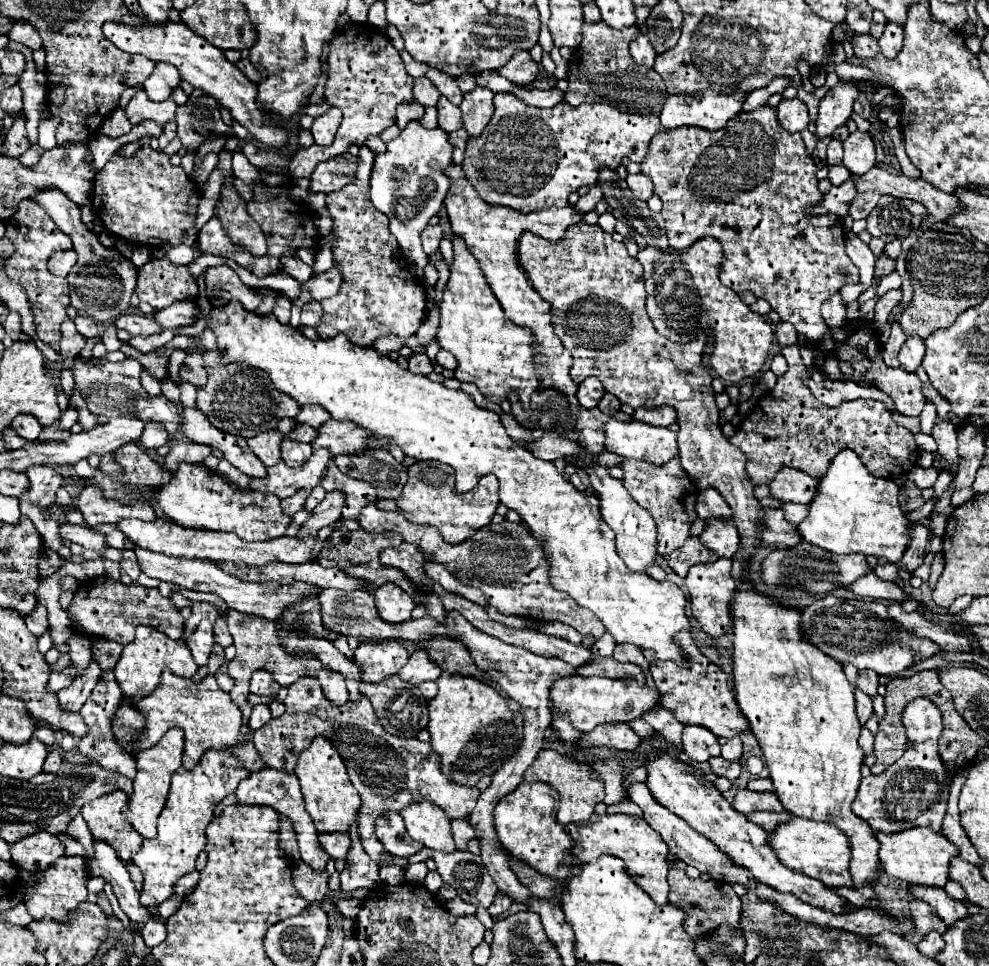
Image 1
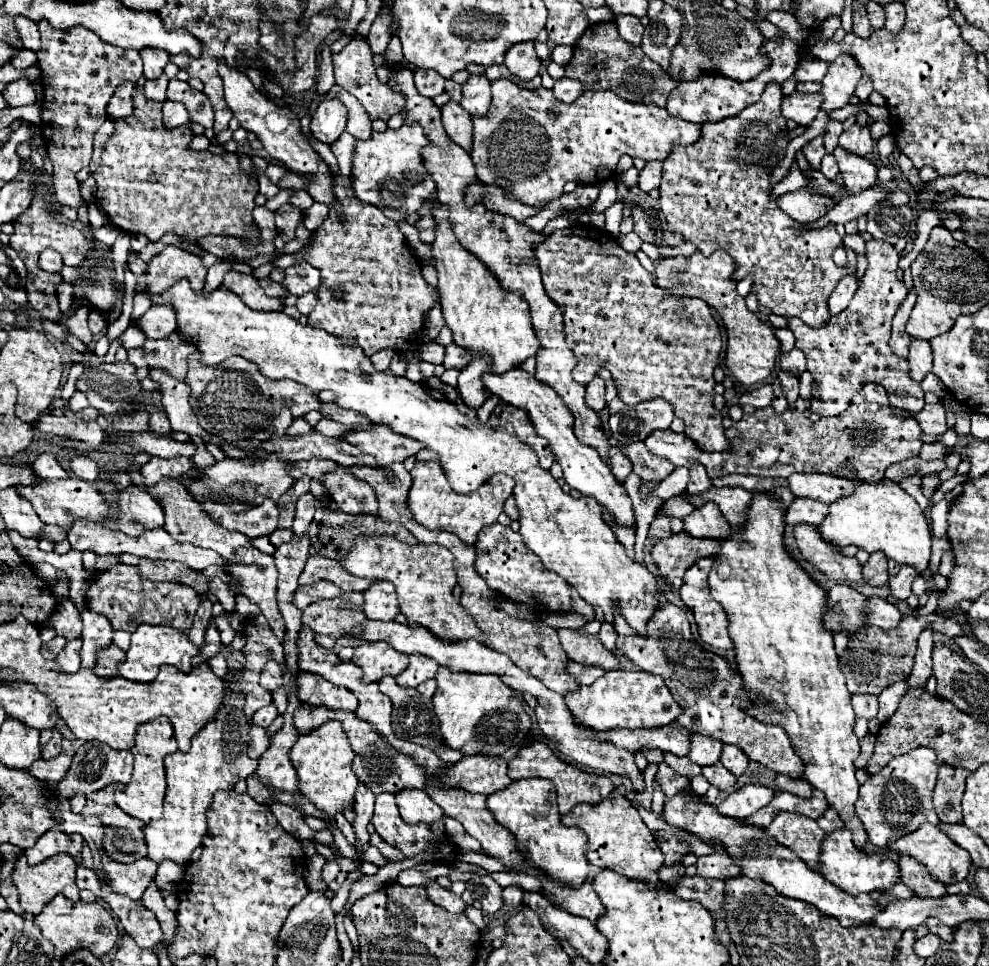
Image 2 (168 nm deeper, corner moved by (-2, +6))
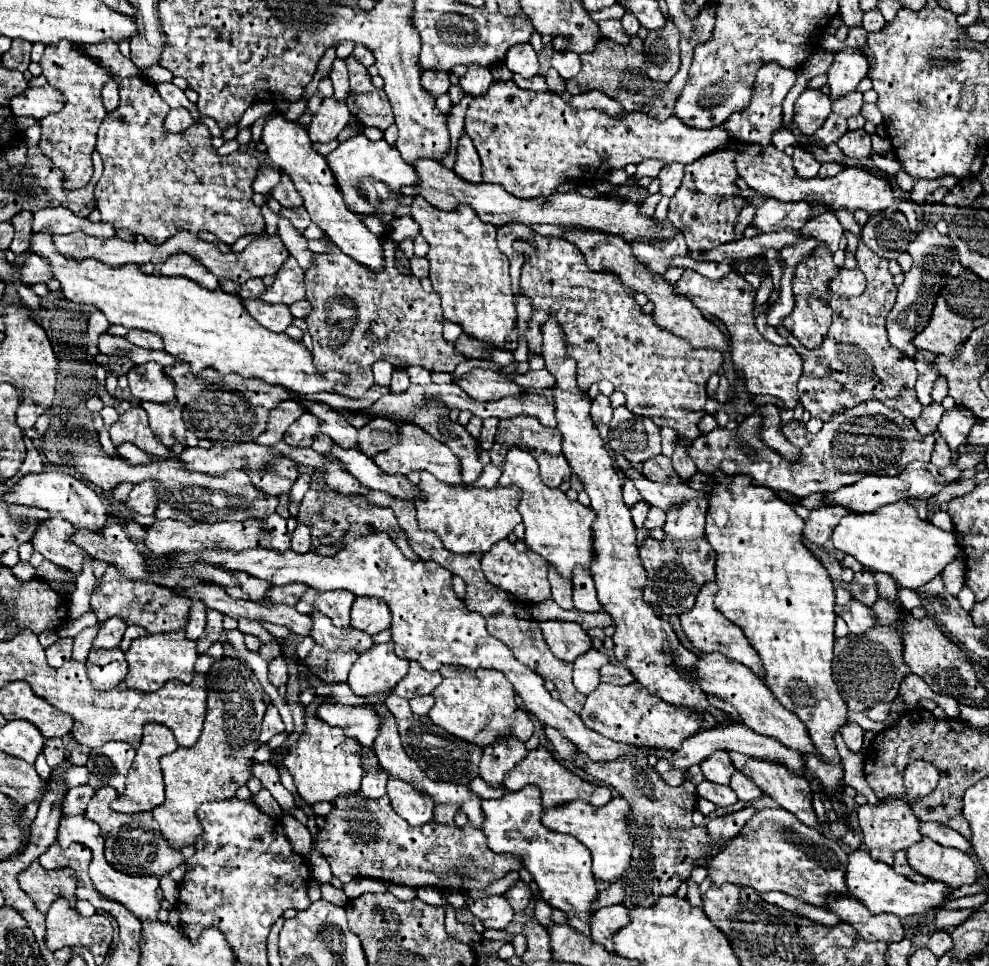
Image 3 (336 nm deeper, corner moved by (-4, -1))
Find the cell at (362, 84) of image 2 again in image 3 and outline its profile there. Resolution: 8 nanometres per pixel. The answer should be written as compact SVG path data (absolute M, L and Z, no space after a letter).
M349 56L345 62L351 80L351 96L347 98L351 114L365 126L375 126L379 130L389 128L393 124L393 112L385 92L371 84L371 76L359 60Z

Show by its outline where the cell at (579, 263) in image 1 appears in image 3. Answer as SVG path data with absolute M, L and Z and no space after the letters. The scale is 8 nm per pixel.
M535 234L531 242L537 246L539 254L529 256L521 268L521 288L533 300L535 308L527 332L529 350L542 355L541 320L547 320L547 316L555 316L557 322L565 328L565 336L569 340L569 356L577 360L577 380L581 390L587 392L593 382L609 380L615 390L625 394L625 406L635 416L647 416L659 426L673 428L681 440L693 440L693 436L701 436L697 424L705 416L705 384L721 368L721 352L717 352L715 348L695 350L685 338L675 336L667 328L655 324L653 314L643 312L643 308L635 302L635 294L629 292L629 288L625 288L613 272L589 270L585 256L571 242L553 236L543 238L539 234Z

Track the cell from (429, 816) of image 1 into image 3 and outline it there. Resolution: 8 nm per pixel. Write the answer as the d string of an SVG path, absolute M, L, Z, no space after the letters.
M389 778L387 796L391 800L393 810L401 814L411 826L423 826L433 820L433 800L429 800L429 796L421 796L421 792L413 790L411 784L405 784L397 778Z

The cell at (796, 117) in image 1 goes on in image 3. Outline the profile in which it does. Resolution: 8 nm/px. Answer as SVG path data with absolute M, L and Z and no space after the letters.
M805 90L795 102L795 126L805 134L813 136L813 132L825 122L825 116L831 114L831 98L821 90Z

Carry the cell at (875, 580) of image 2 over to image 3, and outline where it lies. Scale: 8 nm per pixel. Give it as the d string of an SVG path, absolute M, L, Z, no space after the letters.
M863 568L861 572L855 574L853 578L853 598L861 600L863 604L875 604L875 600L879 598L877 596L877 582L875 582L875 576L871 570Z

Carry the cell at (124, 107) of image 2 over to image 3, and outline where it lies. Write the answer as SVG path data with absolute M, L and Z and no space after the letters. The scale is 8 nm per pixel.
M109 80L109 84L105 84L103 88L103 104L107 108L107 112L113 112L119 108L119 84L115 84L113 80Z

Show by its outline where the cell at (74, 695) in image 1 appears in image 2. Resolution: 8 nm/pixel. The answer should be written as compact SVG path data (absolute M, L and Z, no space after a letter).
M91 609L81 611L83 621L83 647L81 647L81 667L93 669L95 653L99 647L107 647L113 643L113 629L107 617L91 613Z

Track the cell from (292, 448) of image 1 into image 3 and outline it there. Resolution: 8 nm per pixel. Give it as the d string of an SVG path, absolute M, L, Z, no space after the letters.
M303 412L285 432L285 442L291 446L311 446L313 436L319 432L317 416L311 412Z

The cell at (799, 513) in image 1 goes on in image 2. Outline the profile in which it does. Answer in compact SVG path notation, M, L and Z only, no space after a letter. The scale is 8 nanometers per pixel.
M795 499L789 507L787 507L787 515L785 521L787 525L821 525L823 517L827 517L827 505L815 499Z

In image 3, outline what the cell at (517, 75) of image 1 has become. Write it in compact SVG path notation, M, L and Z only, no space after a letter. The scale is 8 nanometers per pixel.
M517 44L517 48L509 48L505 56L505 66L511 72L521 74L523 78L531 78L539 74L539 60L531 44Z

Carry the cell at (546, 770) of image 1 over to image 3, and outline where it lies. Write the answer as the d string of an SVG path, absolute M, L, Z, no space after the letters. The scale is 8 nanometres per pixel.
M543 746L531 750L521 762L517 762L517 766L509 772L509 776L505 776L503 784L505 784L507 790L513 790L513 792L515 792L515 790L521 790L521 788L527 786L527 784L539 786L541 792L543 792L543 806L545 806L545 808L559 808L559 806L563 806L563 804L567 804L567 802L571 802L571 800L577 800L577 798L579 798L579 800L585 800L585 802L589 802L589 804L593 804L593 806L603 806L603 804L607 804L607 802L613 798L609 788L605 788L605 786L595 786L595 784L579 778L577 774L573 774L571 770L567 770L565 766L561 766L561 764L551 756L551 752L549 752L547 748L543 748Z

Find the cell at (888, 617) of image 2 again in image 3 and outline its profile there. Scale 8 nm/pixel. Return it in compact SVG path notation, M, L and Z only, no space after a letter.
M851 600L849 608L837 608L837 614L847 622L851 634L861 636L861 632L867 632L877 626L877 618L871 606L865 606L859 600Z

